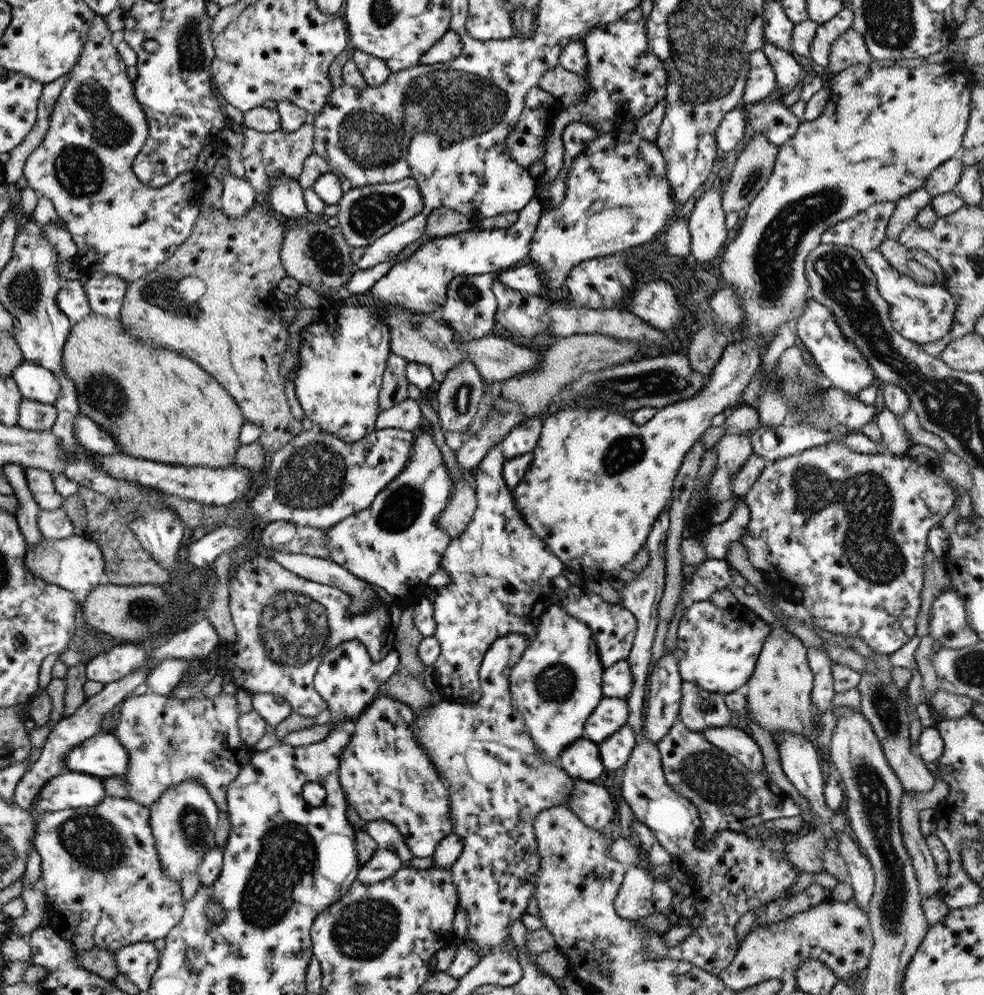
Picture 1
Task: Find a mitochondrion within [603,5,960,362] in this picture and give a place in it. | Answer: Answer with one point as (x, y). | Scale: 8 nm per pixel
(773, 262)

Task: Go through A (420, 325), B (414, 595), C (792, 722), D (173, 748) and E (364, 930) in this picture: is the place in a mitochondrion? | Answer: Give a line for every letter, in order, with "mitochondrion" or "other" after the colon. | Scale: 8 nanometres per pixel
A: mitochondrion
B: other
C: other
D: mitochondrion
E: mitochondrion

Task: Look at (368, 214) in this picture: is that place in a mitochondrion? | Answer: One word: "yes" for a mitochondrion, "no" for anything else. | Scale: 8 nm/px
yes

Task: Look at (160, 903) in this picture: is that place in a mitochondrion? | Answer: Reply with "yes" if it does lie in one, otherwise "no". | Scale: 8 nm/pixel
no

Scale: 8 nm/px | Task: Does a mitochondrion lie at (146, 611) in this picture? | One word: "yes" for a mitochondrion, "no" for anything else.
yes

